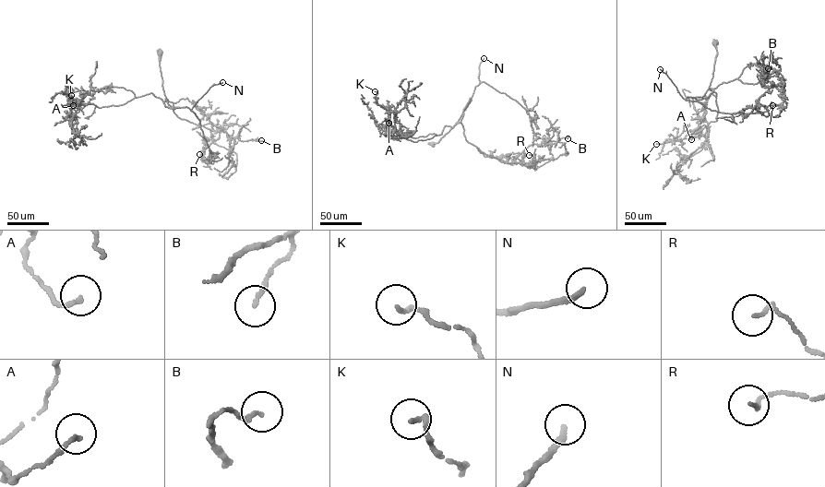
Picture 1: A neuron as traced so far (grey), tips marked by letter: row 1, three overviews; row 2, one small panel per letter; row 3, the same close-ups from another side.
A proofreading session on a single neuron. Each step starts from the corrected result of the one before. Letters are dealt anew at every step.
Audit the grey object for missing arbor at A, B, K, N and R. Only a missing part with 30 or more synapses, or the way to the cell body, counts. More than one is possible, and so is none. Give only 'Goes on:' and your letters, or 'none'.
Goes on: N

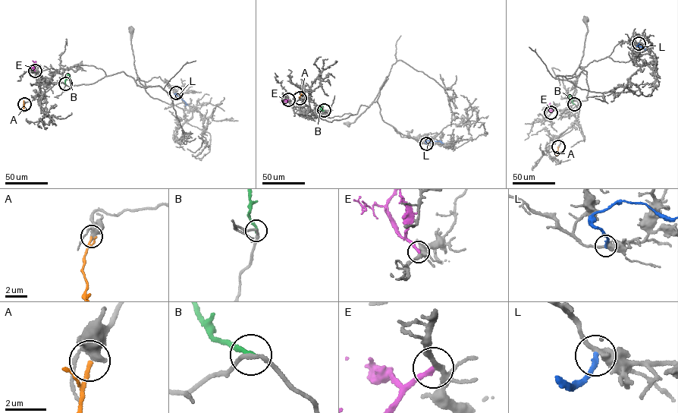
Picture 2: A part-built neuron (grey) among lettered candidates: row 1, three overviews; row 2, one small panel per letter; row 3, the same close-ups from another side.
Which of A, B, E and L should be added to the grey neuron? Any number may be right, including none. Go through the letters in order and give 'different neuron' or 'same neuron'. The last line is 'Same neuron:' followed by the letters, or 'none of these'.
A: same neuron
B: different neuron
E: different neuron
L: different neuron
Same neuron: A

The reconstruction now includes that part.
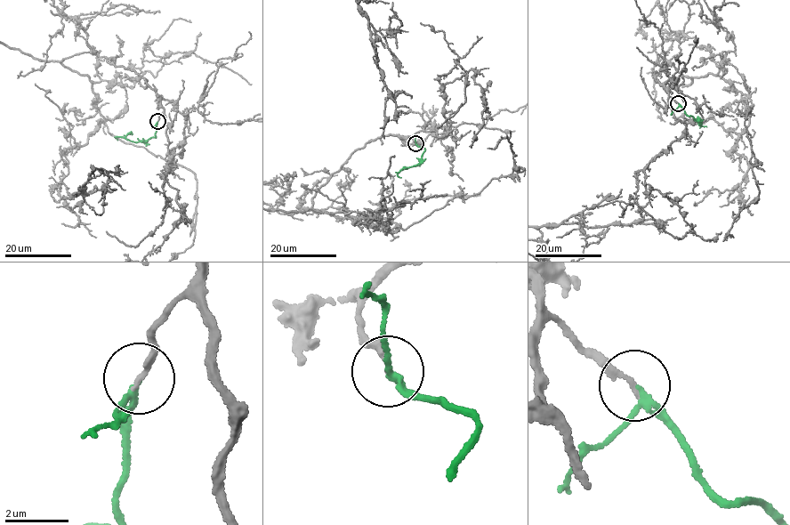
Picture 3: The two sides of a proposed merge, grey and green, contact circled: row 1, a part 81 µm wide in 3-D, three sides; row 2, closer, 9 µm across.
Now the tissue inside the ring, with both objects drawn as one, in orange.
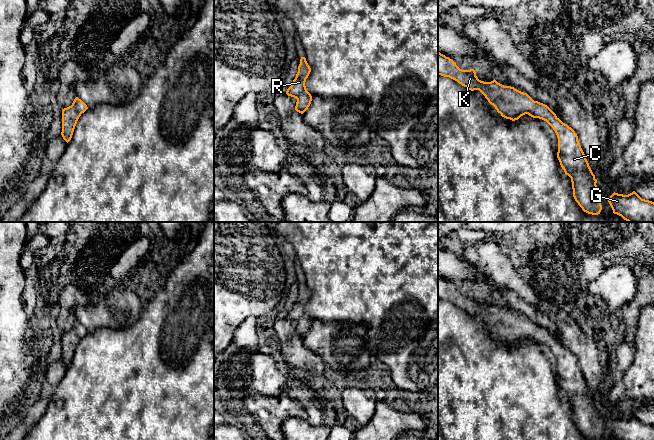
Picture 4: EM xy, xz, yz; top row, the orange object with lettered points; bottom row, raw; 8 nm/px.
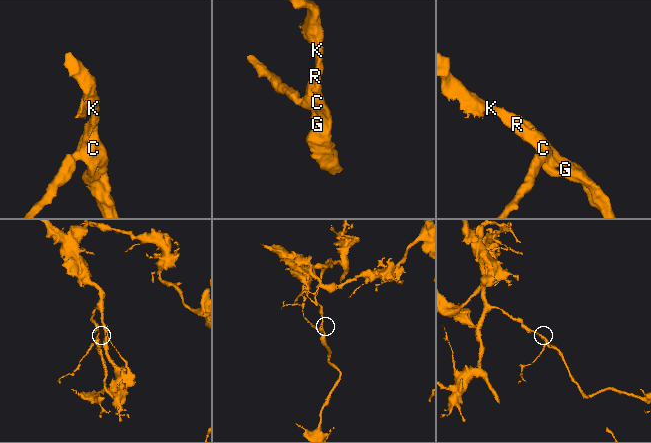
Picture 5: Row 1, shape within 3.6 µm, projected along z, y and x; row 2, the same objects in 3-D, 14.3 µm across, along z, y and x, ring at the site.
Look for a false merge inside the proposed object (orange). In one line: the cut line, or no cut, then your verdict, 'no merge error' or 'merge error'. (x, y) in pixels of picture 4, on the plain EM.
no cut | no merge error

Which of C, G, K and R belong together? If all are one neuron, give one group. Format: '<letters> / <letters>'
C G K R

